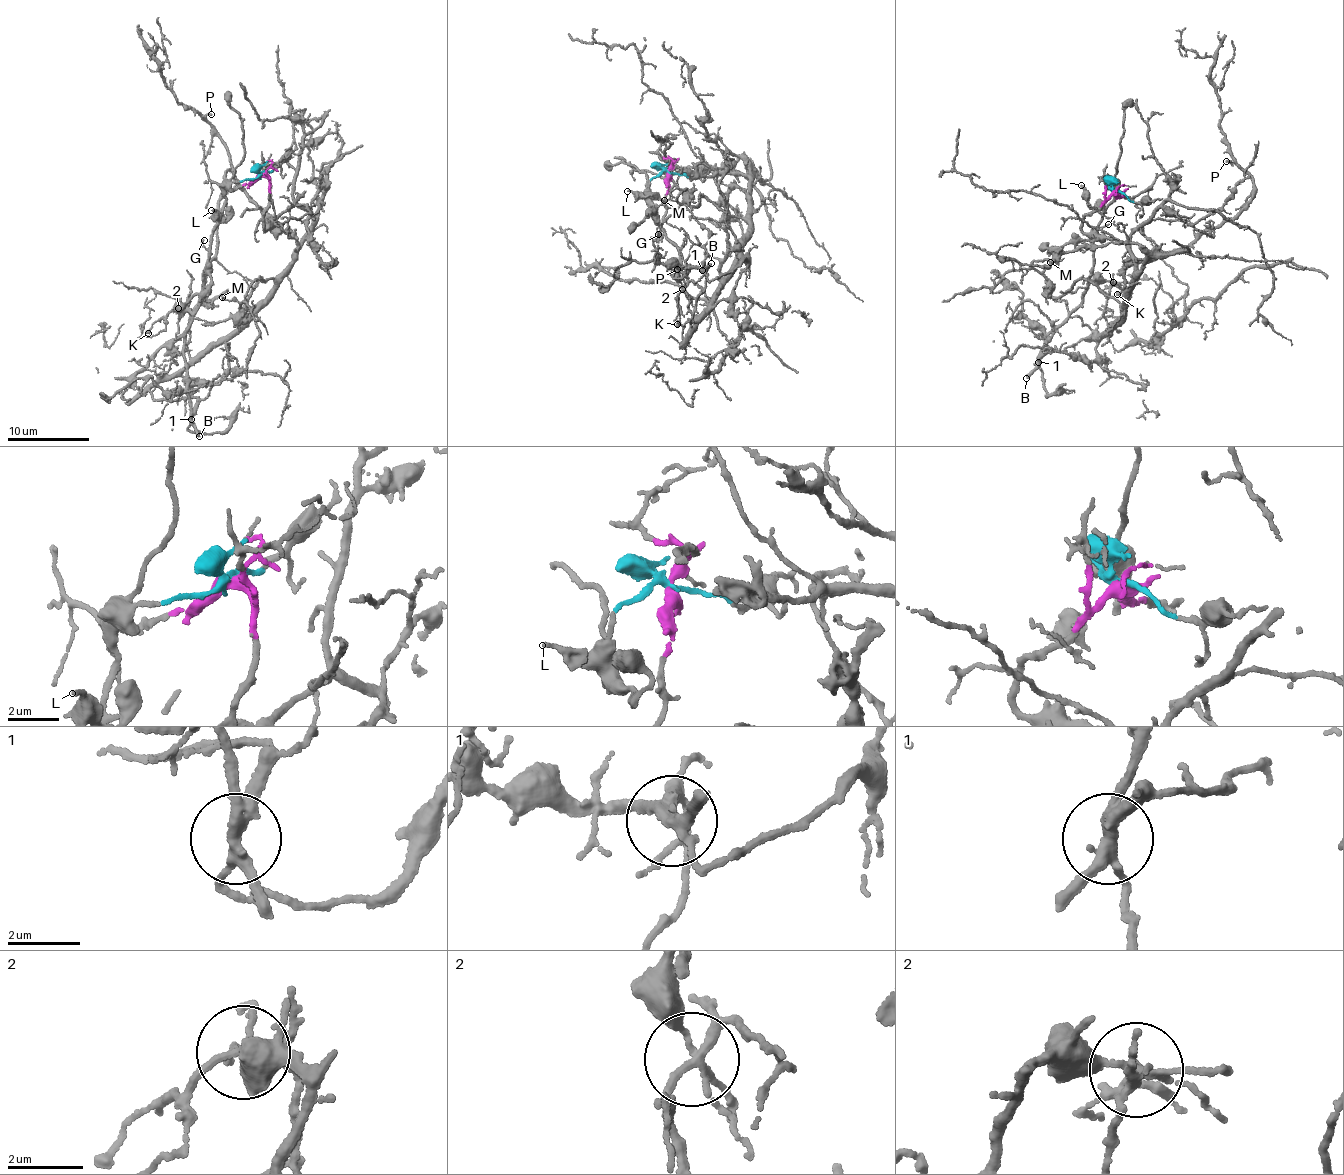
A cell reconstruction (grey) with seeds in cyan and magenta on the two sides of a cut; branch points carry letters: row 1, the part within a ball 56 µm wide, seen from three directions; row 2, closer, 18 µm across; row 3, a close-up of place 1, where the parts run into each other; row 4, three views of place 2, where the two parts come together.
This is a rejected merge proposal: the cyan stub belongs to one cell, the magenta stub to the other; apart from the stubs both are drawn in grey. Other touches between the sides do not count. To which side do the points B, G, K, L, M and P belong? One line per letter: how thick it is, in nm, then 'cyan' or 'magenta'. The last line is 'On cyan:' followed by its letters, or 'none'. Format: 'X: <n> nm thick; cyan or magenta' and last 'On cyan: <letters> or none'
B: 300 nm thick; cyan
G: 130 nm thick; cyan
K: 240 nm thick; magenta
L: 180 nm thick; cyan
M: 130 nm thick; magenta
P: 140 nm thick; magenta
On cyan: B, G, L

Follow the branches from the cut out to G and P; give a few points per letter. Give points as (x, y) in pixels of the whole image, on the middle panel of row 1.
G: (668, 172), (652, 177), (648, 189), (649, 201), (657, 207), (659, 234)
P: (668, 172), (670, 160), (752, 181), (726, 197), (721, 288), (689, 294), (676, 270)

